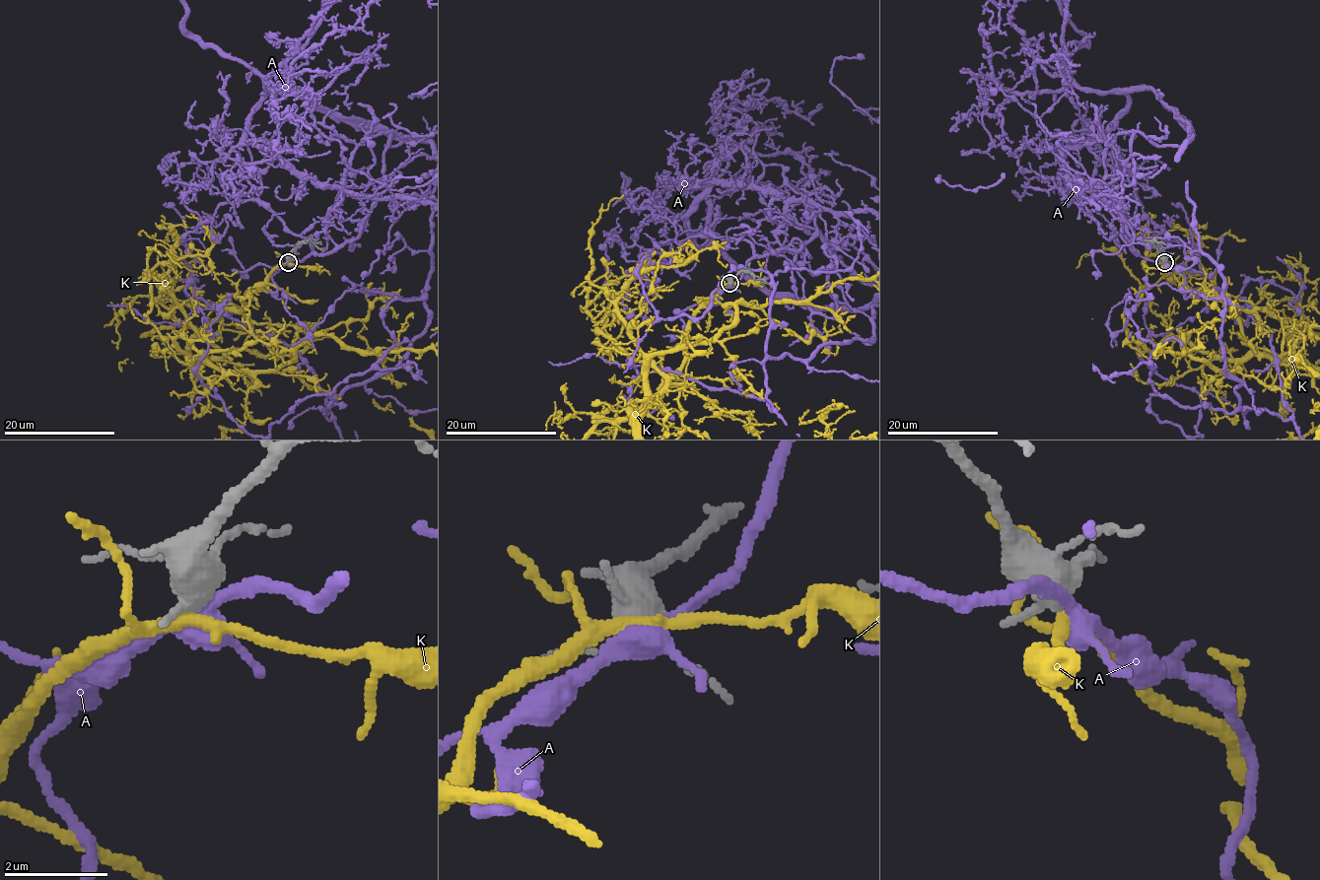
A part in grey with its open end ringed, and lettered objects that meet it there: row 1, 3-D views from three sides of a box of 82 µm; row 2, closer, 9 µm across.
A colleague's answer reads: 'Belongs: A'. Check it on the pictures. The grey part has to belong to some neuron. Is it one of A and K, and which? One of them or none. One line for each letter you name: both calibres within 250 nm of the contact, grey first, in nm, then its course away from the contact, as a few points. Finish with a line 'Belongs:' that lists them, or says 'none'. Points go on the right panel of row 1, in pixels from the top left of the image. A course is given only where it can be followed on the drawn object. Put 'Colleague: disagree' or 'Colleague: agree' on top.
Colleague: disagree
K: 400/200 nm
Belongs: K

